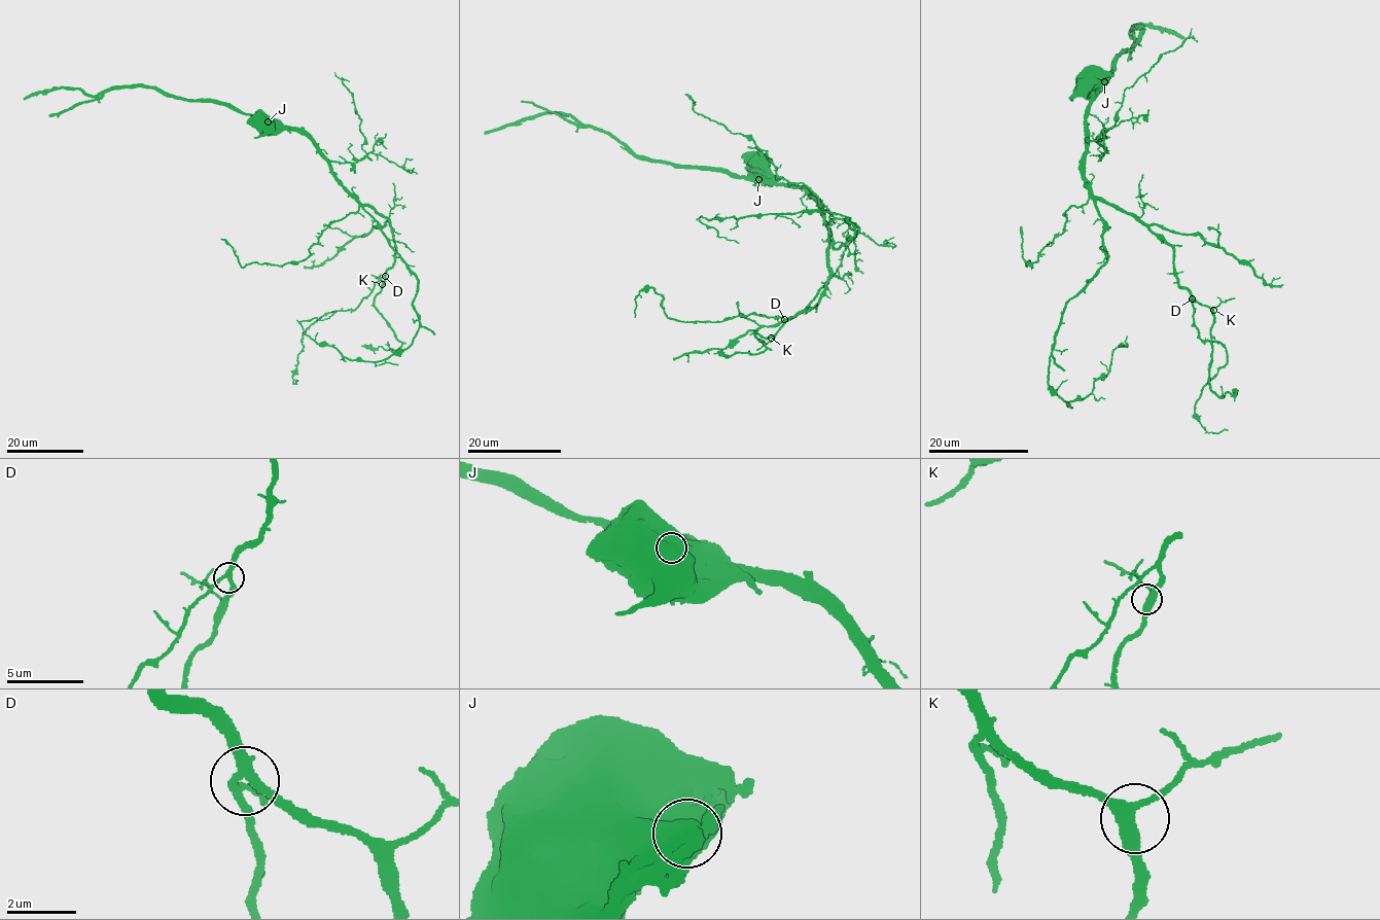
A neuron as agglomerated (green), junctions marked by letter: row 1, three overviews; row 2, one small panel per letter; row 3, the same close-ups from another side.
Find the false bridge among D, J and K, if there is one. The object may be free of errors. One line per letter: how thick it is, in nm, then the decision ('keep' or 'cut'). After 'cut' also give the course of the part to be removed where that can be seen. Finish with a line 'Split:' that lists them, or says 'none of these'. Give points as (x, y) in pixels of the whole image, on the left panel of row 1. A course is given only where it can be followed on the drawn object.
D: 240 nm thick; keep
J: 1200 nm thick; cut; foreign part runs (268, 120), (312, 142), (418, 282), (413, 342), (379, 361), (345, 358), (299, 323), (335, 311)
K: 360 nm thick; keep
Split: J

